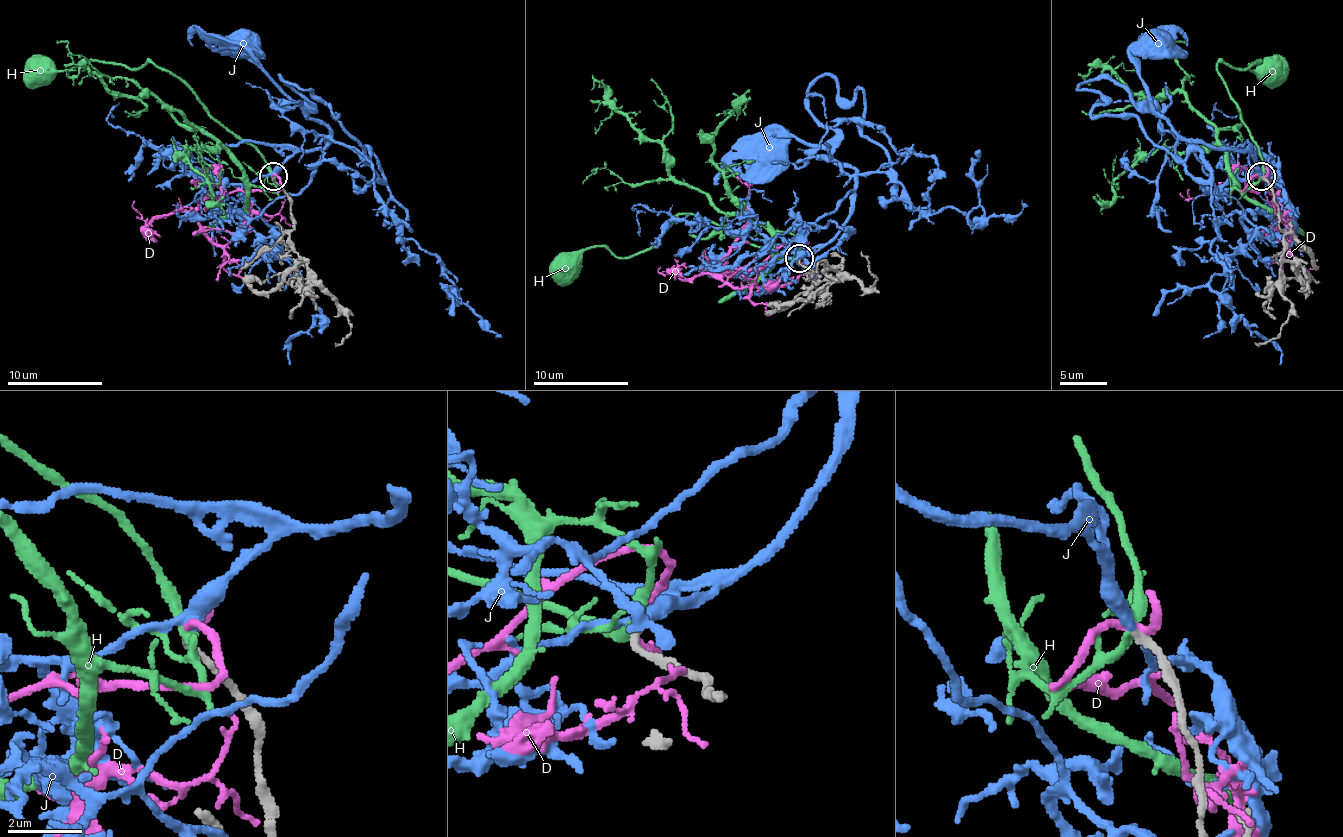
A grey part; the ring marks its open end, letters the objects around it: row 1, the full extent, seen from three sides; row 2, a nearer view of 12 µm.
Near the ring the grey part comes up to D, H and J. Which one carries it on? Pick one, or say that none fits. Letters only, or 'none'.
J

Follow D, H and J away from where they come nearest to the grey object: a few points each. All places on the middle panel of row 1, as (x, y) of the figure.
D: (800, 261), (805, 240), (776, 247), (747, 271), (721, 278), (736, 287), (769, 287), (807, 275), (816, 290)
H: (800, 259), (755, 247), (707, 218), (681, 214), (636, 254), (614, 256), (605, 247), (590, 247), (564, 271)
J: (800, 259), (826, 244), (847, 218), (855, 171), (788, 133), (783, 152), (769, 152)

